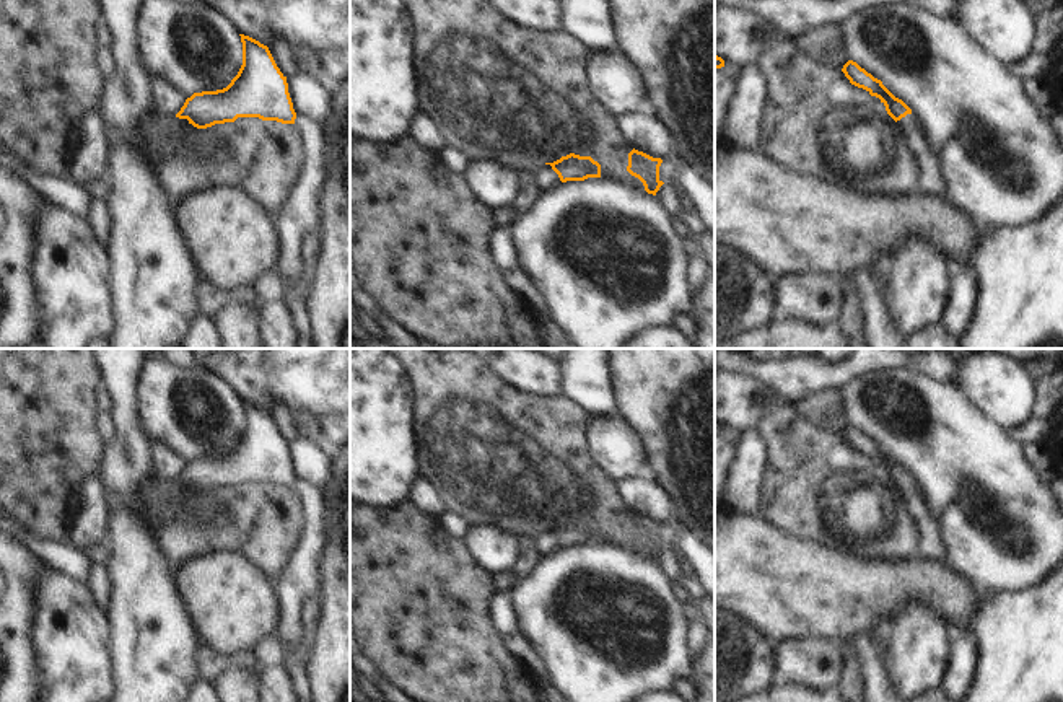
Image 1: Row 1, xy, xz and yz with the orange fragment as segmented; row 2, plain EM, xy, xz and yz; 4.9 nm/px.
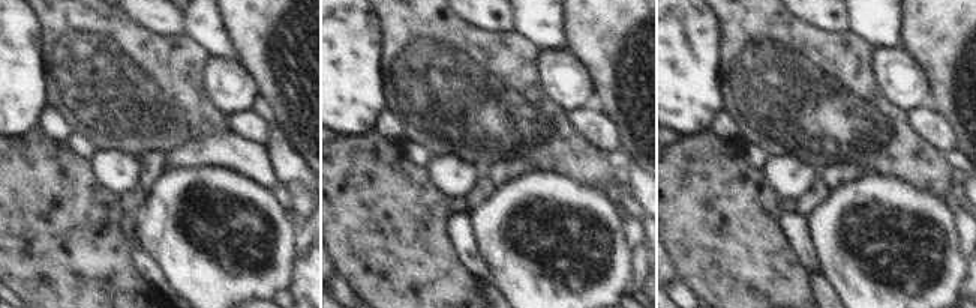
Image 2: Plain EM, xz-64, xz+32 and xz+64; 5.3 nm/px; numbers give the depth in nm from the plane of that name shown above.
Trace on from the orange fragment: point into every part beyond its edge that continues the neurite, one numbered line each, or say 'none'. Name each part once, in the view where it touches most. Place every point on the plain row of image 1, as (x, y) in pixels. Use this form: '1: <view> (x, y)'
1: xz (546, 543)

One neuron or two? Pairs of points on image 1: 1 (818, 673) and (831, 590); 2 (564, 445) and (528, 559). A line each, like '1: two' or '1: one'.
1: two
2: two

